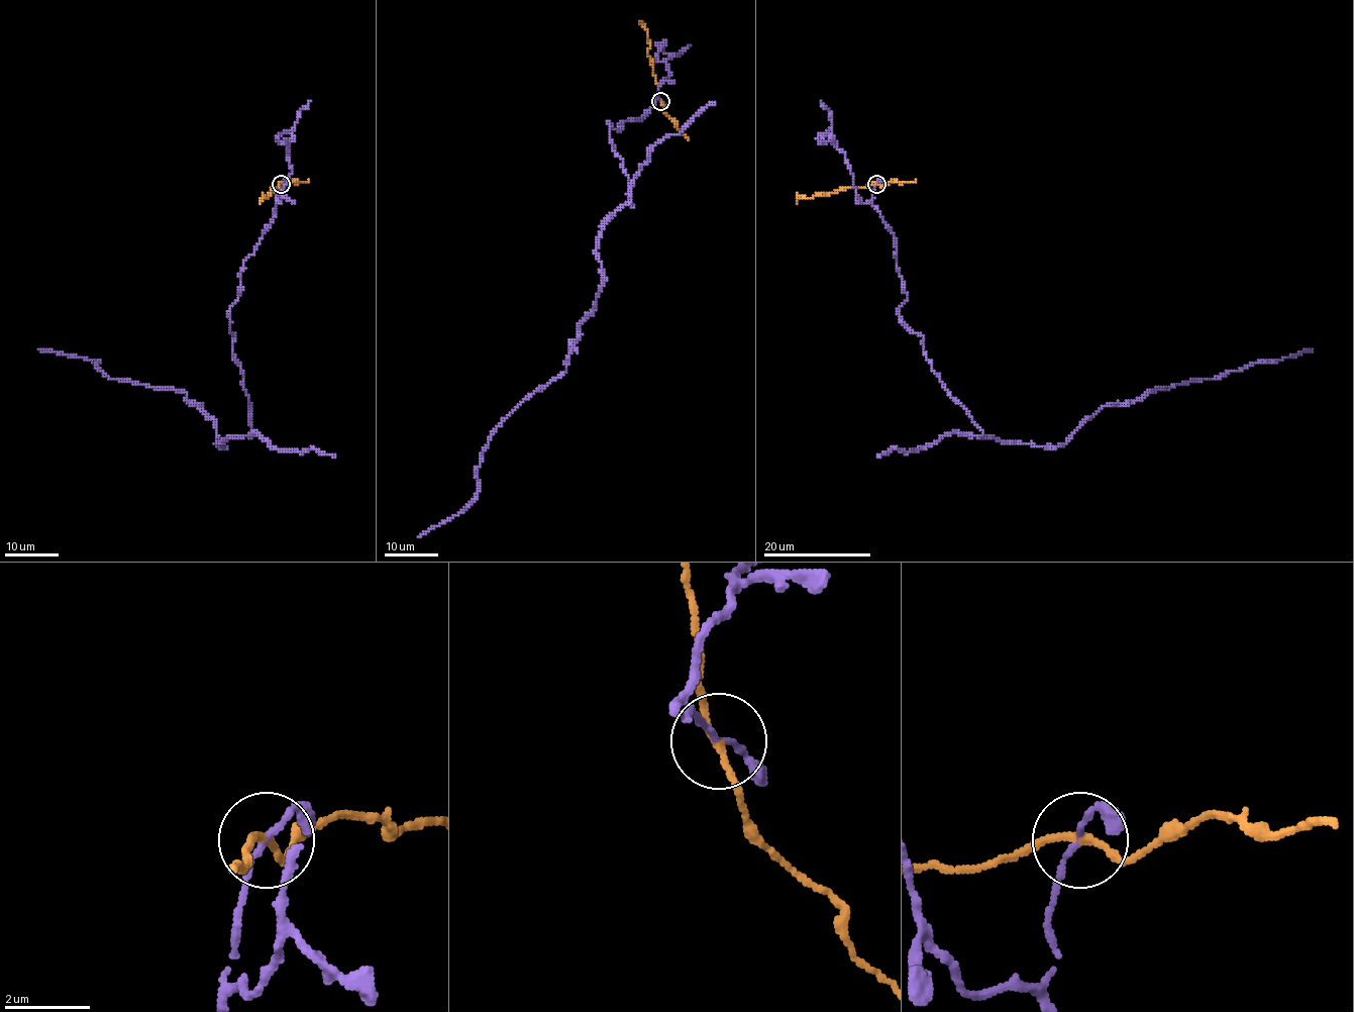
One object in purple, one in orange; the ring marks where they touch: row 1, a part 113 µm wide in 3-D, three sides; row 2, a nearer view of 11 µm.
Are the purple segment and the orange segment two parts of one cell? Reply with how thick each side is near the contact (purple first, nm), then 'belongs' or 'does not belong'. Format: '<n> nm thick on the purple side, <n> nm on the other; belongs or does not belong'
120 nm thick on the purple side, 160 nm on the other; does not belong

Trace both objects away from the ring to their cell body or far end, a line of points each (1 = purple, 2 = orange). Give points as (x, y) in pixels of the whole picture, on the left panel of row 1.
1: (281, 184), (229, 308), (250, 435), (221, 447), (183, 392), (37, 348)
2: (281, 184), (258, 203)

